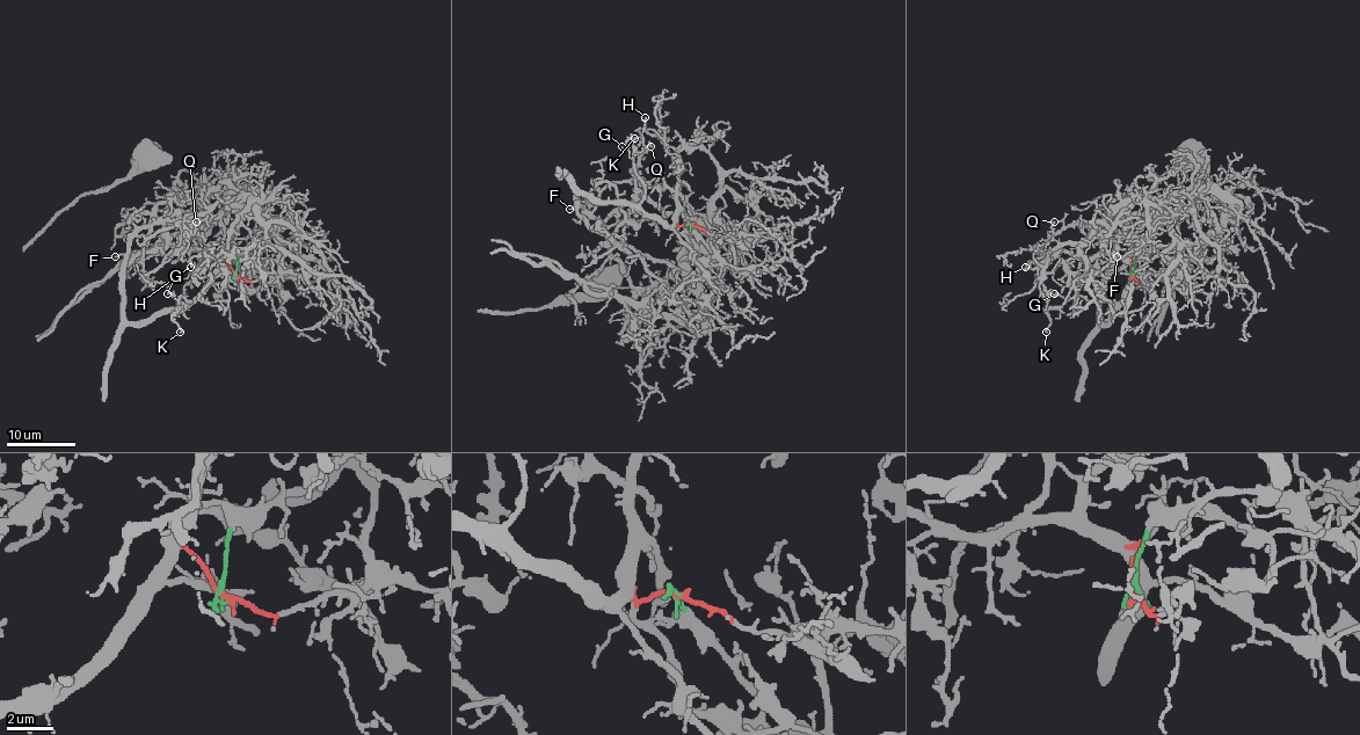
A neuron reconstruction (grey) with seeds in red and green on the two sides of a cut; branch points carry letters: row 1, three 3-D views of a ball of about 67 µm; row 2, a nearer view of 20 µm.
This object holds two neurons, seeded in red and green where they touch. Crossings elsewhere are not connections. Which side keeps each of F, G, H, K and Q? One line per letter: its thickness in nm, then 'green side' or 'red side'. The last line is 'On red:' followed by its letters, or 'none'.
F: 120 nm | red side
G: 110 nm | red side
H: 150 nm | red side
K: 150 nm | red side
Q: 100 nm | red side
On red: F, G, H, K, Q

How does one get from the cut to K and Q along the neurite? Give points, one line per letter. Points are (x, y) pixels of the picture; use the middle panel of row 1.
K: (690, 224), (662, 225), (642, 209), (644, 181), (635, 172), (632, 139), (626, 140), (635, 137)
Q: (690, 224), (678, 224), (675, 151), (655, 136), (639, 129), (646, 146), (651, 146)

